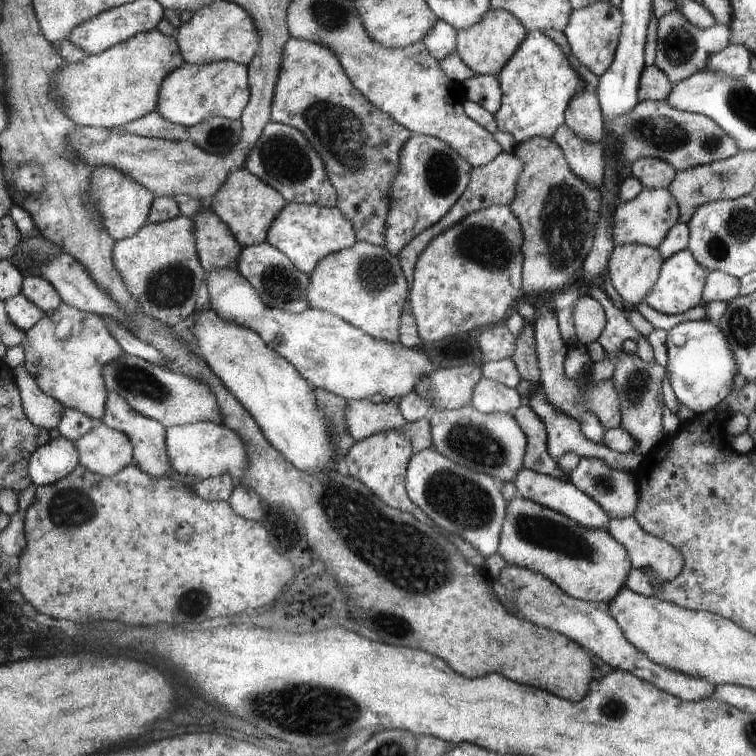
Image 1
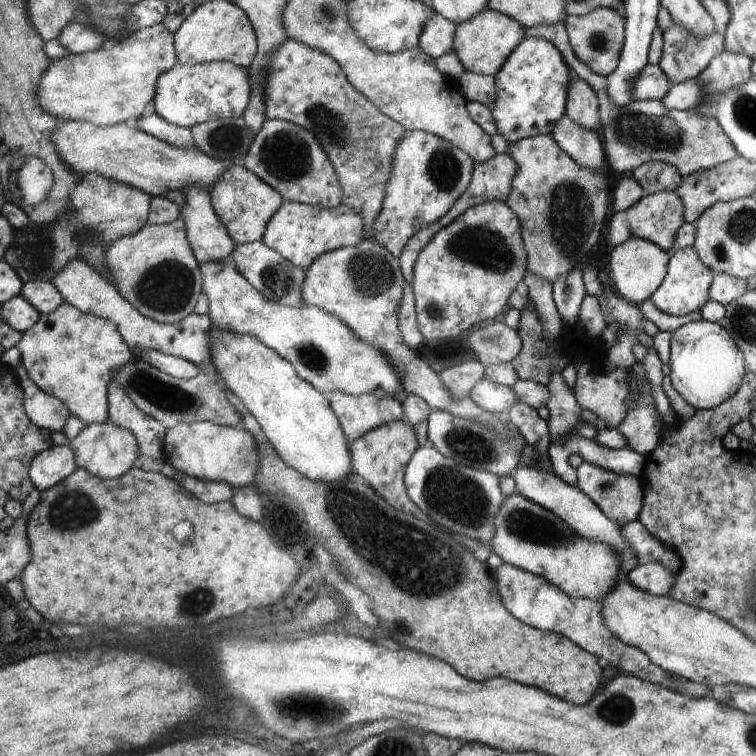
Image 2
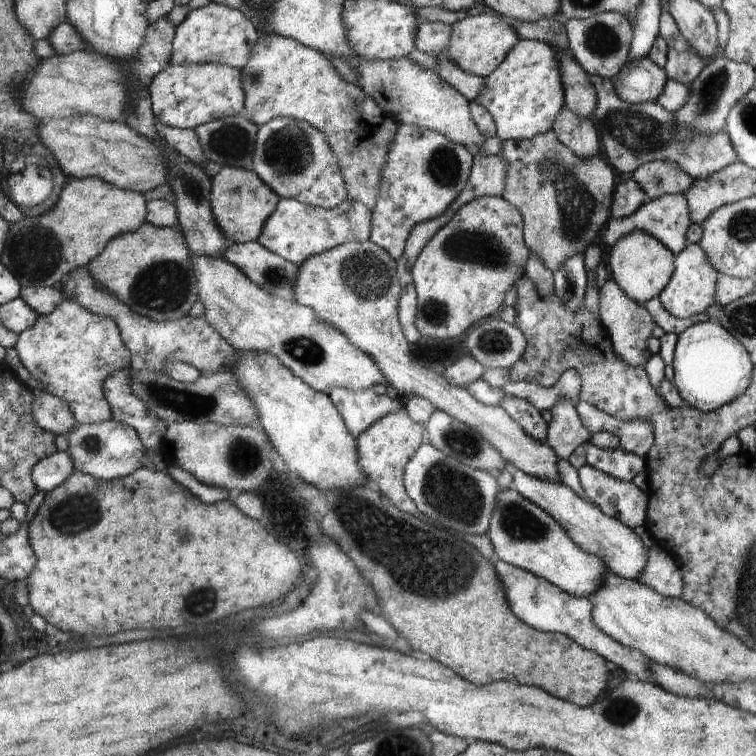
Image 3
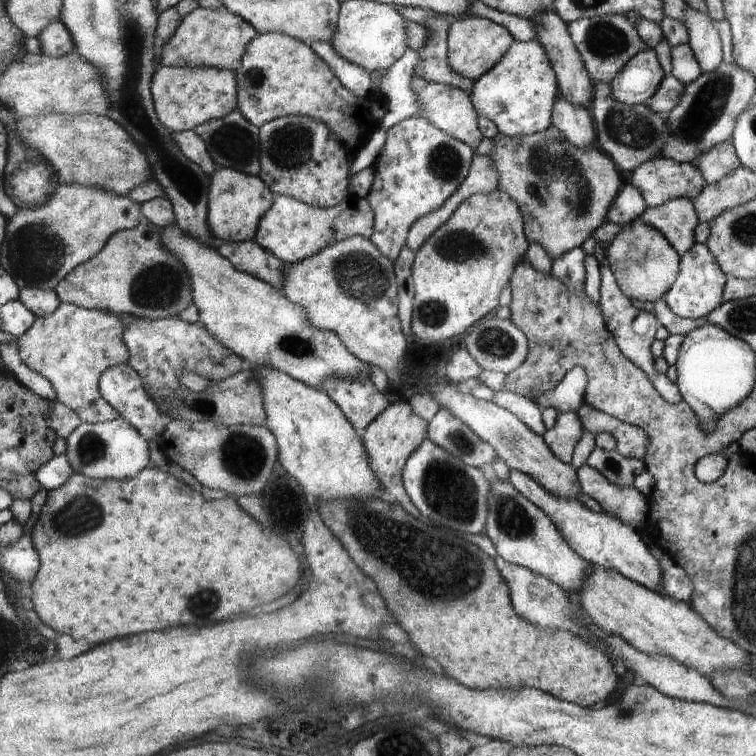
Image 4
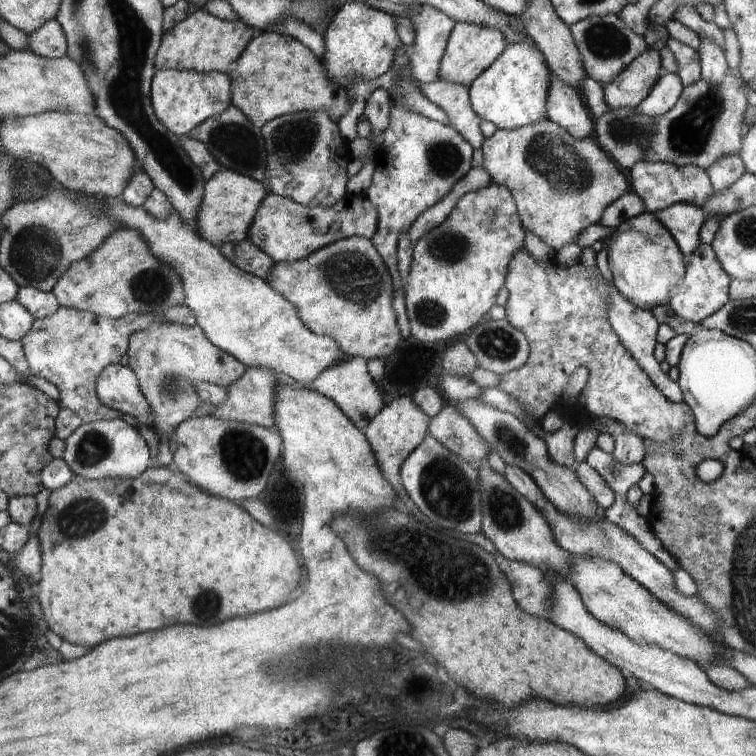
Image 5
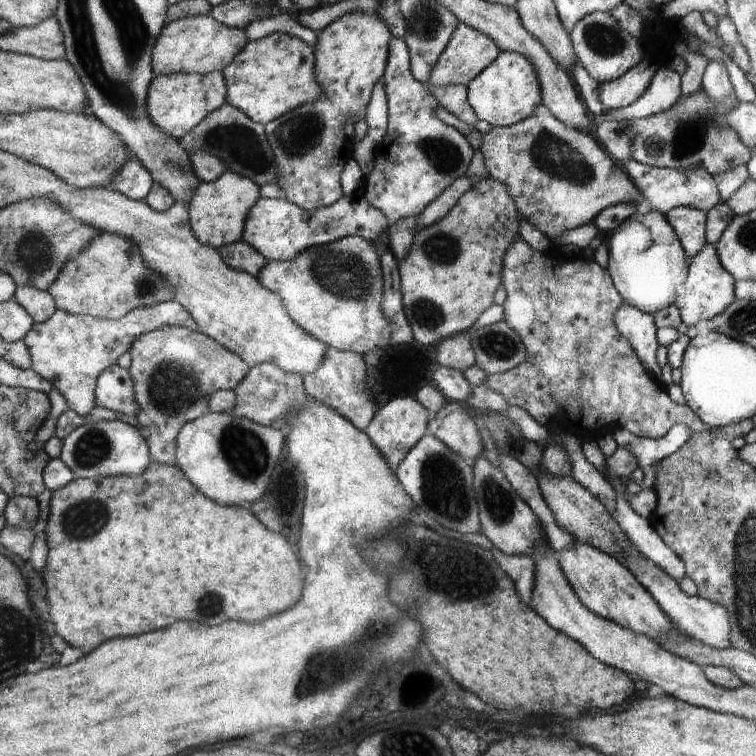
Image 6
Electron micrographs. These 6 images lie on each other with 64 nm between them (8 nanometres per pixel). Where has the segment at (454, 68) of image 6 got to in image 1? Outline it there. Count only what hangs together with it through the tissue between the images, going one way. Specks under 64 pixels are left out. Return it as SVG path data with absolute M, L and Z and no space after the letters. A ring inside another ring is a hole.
M491 8L481 21L466 30L457 31L457 50L462 62L478 75L499 76L528 36L525 25L510 11Z

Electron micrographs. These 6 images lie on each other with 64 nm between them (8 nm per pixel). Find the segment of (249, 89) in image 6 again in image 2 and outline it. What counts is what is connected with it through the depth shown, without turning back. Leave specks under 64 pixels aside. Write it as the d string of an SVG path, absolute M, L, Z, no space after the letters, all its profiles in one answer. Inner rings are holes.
M287 38L270 58L268 82L264 90L266 94L265 115L268 120L278 119L292 122L302 126L304 130L310 130L312 136L318 138L318 144L325 148L333 162L334 170L339 175L343 188L342 204L362 214L366 226L365 239L374 241L374 220L382 210L384 188L386 188L386 182L390 178L390 168L392 168L392 156L396 152L398 142L408 132L405 126L390 118L389 115L382 114L375 103L370 102L361 91L358 91L349 81L344 68L337 59L332 58L325 51L316 50L294 39Z

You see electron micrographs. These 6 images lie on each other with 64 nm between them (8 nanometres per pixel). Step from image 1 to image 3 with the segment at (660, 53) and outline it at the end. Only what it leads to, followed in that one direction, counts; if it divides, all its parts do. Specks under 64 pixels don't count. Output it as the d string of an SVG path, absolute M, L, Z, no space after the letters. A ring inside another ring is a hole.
M681 34L667 42L667 46L666 66L663 69L670 80L690 85L709 63Z

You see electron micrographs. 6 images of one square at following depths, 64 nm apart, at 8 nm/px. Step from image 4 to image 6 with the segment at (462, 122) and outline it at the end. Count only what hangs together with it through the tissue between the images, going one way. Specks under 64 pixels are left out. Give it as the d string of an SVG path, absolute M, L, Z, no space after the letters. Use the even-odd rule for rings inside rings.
M429 86L429 90L433 92L434 98L438 98L441 106L446 108L450 114L454 114L468 124L468 126L476 126L479 118L476 111L469 103L468 88L465 86Z

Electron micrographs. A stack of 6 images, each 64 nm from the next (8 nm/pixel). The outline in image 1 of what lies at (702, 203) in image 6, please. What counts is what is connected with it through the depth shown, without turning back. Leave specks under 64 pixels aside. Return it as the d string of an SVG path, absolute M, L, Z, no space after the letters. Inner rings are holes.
M642 158L641 161L634 162L631 169L632 176L637 178L643 188L648 188L648 190L668 188L677 177L675 168L660 158Z

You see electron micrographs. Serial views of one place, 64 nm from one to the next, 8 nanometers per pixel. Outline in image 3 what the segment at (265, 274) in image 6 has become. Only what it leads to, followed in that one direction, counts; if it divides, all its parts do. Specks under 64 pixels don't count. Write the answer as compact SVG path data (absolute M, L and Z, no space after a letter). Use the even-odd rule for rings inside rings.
M366 240L346 242L302 262L294 301L317 311L318 318L337 327L358 350L369 354L385 373L390 388L398 393L424 396L434 408L446 411L446 414L474 427L482 438L489 439L505 455L506 462L515 470L526 471L526 474L548 482L561 482L561 462L553 447L528 436L500 405L486 406L478 402L466 389L452 386L446 378L414 360L410 344L400 328L400 292L395 259L377 243Z

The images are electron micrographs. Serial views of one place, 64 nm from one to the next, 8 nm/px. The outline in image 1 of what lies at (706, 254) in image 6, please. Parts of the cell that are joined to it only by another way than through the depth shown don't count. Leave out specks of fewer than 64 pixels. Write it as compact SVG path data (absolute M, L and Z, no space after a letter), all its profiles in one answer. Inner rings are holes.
M690 249L681 250L665 259L661 276L658 277L657 284L652 286L649 296L644 301L650 308L664 315L686 313L704 304L703 296L708 278L709 271L697 262L693 252Z

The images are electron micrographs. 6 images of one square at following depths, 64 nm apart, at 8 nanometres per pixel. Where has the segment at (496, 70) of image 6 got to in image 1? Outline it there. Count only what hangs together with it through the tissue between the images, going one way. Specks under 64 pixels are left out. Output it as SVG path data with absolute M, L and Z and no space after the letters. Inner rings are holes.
M529 31L512 60L501 70L501 108L494 118L498 130L509 133L516 144L533 136L552 139L565 124L565 112L572 100L584 90L591 90L568 56L550 35Z

